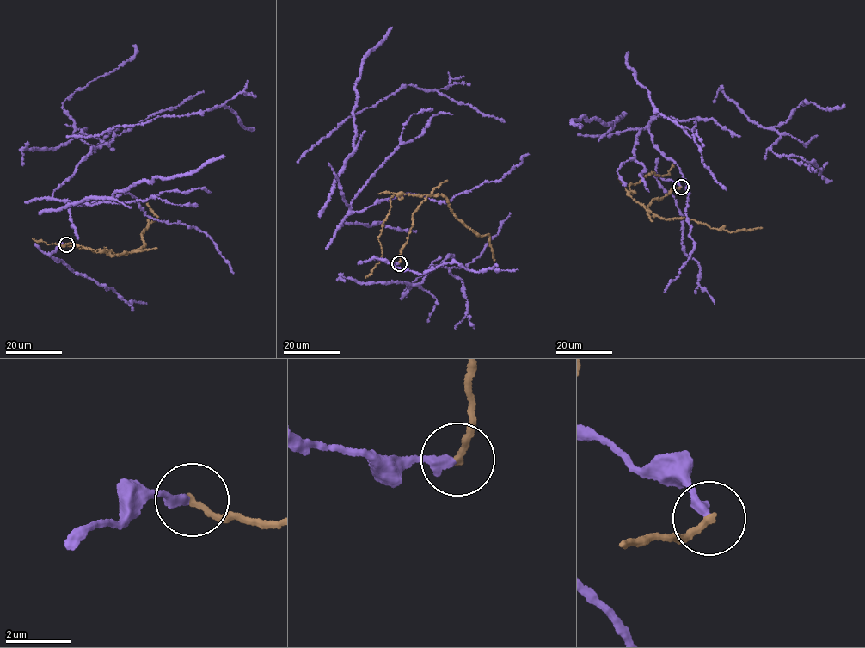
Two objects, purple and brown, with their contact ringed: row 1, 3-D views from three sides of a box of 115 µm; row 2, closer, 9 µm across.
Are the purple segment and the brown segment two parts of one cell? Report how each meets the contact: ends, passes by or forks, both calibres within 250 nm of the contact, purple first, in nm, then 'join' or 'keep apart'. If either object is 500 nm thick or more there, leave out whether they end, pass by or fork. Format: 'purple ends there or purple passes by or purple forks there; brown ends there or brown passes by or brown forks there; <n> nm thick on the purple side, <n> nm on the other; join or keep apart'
purple ends there; brown ends there; 280 nm thick on the purple side, 200 nm on the other; keep apart

